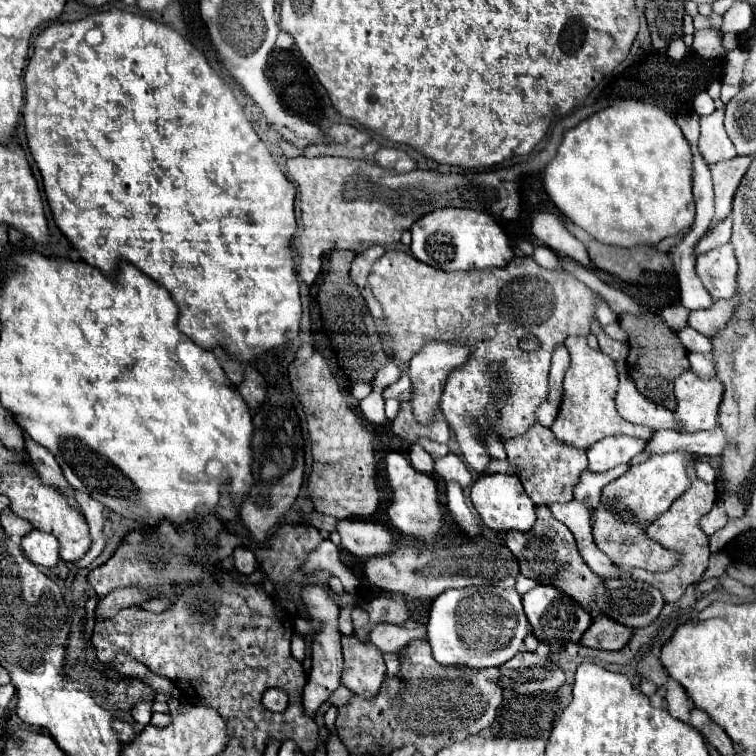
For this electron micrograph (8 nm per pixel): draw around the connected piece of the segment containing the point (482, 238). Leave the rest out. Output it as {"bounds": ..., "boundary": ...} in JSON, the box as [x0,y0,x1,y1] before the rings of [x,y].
{"bounds":[411,207,515,271],"boundary":[[[451,207],[437,209],[421,217],[411,227],[411,235],[413,235],[413,243],[411,243],[413,255],[419,261],[443,271],[459,271],[459,269],[467,271],[471,267],[475,269],[505,267],[515,257],[515,251],[511,249],[511,243],[505,237],[505,231],[499,227],[499,223],[491,215],[483,215],[479,211],[465,211],[465,209],[451,209]]]}

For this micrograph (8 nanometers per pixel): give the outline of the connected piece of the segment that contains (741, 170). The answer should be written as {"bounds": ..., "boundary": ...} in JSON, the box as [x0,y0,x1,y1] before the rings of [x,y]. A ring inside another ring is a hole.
{"bounds":[711,155,755,225],"boundary":[[[737,155],[735,159],[721,161],[711,167],[713,185],[715,185],[715,217],[713,217],[711,225],[719,223],[731,215],[731,203],[733,203],[735,189],[737,189],[739,181],[743,179],[743,175],[747,173],[747,167],[751,165],[753,159],[755,159],[755,155],[743,155],[743,157]]]}

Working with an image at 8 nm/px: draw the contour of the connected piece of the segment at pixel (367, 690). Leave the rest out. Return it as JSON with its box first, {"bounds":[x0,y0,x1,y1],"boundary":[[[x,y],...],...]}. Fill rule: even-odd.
{"bounds":[345,635,385,699],"boundary":[[[355,635],[345,637],[345,685],[355,695],[371,699],[379,693],[383,679],[385,667],[369,667],[369,643],[355,639]]]}

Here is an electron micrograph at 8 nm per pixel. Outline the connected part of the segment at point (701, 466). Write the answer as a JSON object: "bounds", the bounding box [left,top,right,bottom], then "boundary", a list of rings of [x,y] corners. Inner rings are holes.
{"bounds":[695,461,717,483],"boundary":[[[697,461],[695,467],[697,477],[705,479],[707,483],[715,483],[715,479],[717,479],[717,471],[713,469],[712,465],[709,462]]]}

